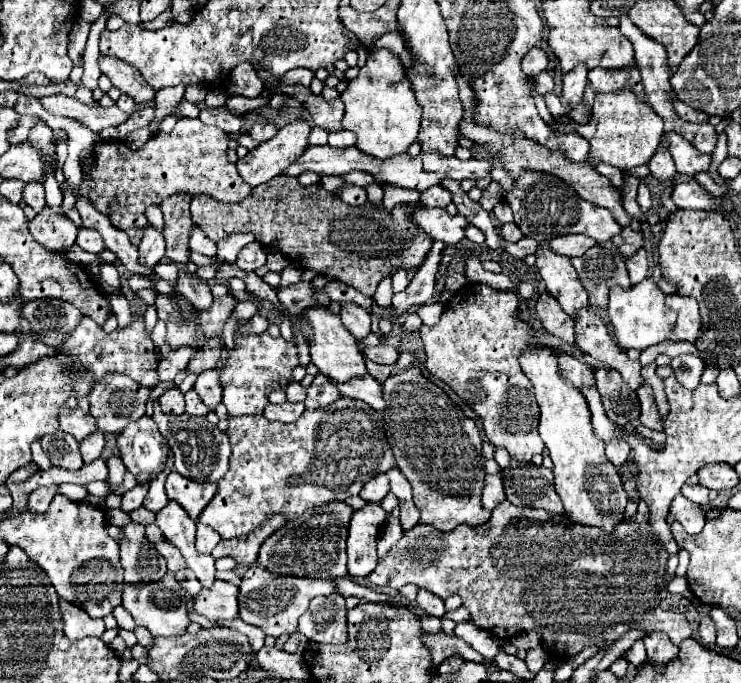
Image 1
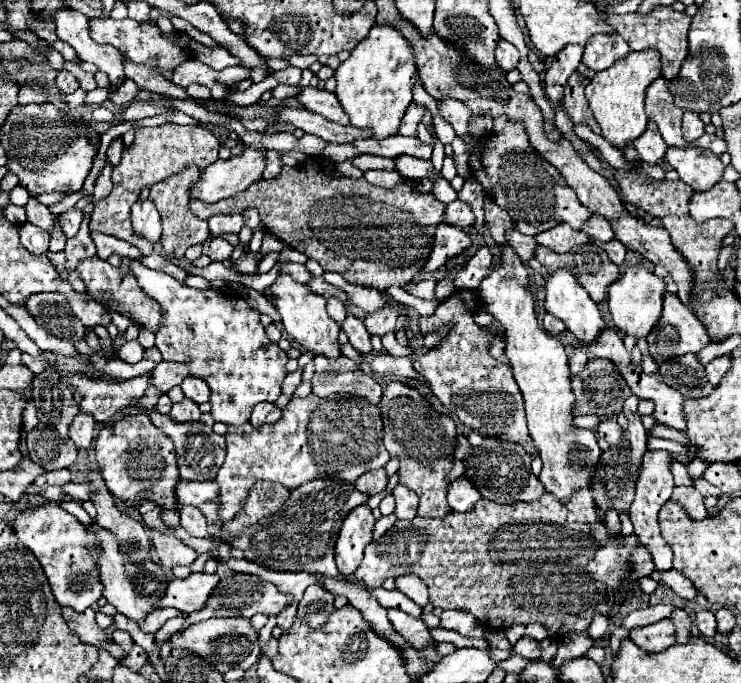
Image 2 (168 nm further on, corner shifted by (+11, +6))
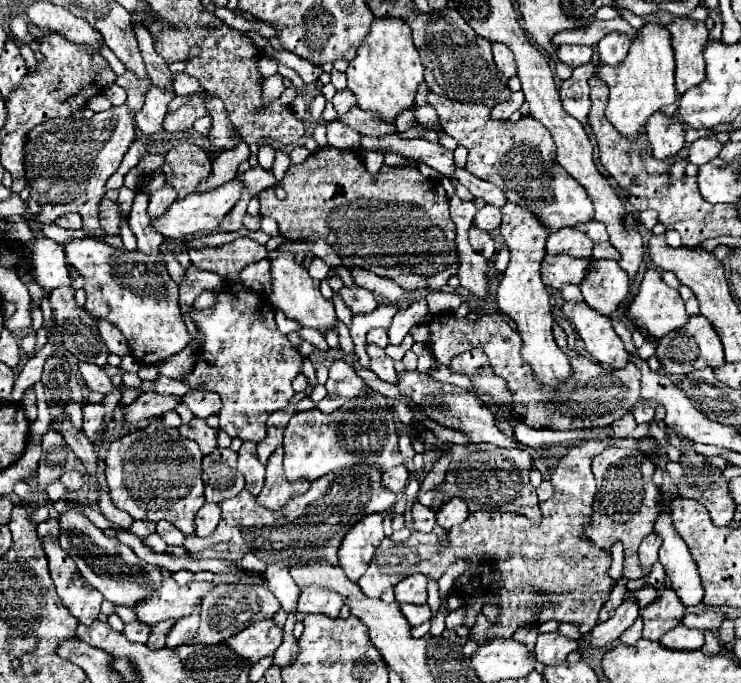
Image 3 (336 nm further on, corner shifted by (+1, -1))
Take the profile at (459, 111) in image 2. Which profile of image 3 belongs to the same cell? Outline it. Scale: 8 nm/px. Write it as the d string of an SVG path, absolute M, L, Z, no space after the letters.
M428 94L428 104L438 110L444 132L468 148L466 170L502 188L508 202L530 210L548 232L594 218L590 196L586 196L586 190L554 160L552 136L538 120L522 116L514 124L508 120L496 122L484 104L446 100L434 94Z

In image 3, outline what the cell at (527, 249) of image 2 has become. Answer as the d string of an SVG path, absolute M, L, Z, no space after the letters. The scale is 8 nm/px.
M546 254L542 260L542 282L548 288L560 288L564 282L578 284L588 268L588 258L572 258L572 256L552 256Z

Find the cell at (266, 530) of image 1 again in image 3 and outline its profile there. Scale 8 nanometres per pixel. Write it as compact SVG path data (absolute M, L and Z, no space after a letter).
M278 448L266 462L266 484L260 492L260 496L256 496L256 502L268 510L282 510L292 498L302 496L310 484L308 480L300 480L300 482L288 482L284 472L282 472L282 448Z

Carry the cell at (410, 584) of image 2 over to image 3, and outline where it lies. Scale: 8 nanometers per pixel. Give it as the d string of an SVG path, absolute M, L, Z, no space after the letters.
M422 574L408 576L406 580L402 580L394 586L396 600L408 602L408 604L426 604L426 598L428 598L426 584L428 584L428 578Z

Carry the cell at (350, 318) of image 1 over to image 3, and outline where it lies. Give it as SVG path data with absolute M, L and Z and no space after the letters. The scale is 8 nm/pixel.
M368 344L366 352L370 356L370 370L376 372L382 380L396 384L398 378L396 378L396 370L394 370L394 360L380 346L374 346L374 344Z

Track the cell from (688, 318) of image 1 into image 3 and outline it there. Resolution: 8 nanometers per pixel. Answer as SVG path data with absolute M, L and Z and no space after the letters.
M702 314L690 316L682 328L668 332L662 340L658 340L656 356L662 362L662 368L666 374L688 374L698 368L706 368L706 366L718 368L724 364L722 342L718 340L718 334L714 332L714 328L708 324L708 320Z

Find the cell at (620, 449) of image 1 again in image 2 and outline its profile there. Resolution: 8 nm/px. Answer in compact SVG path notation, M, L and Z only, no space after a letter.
M612 417L612 419L602 419L600 425L598 425L598 433L600 433L600 437L602 437L608 445L614 445L614 443L618 443L618 439L622 437L622 427L618 425L616 417Z

